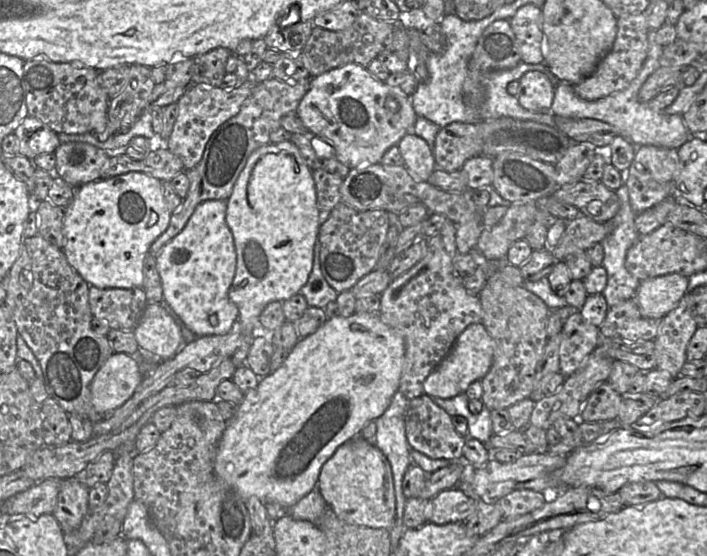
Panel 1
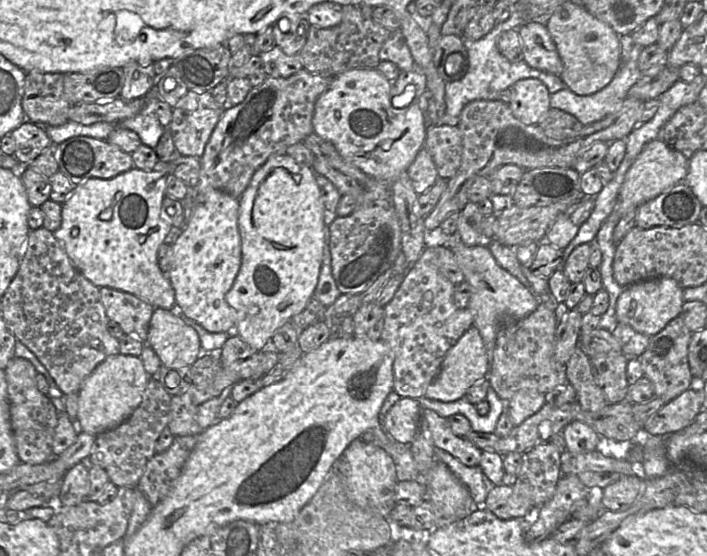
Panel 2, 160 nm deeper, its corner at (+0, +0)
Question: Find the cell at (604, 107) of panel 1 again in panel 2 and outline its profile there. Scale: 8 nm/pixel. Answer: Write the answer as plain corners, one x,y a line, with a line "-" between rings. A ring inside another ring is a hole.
634,44
627,61
624,61
612,81
602,90
587,96
580,96
569,88
556,91
550,95
550,108
557,108
576,117
584,126
600,121
621,109
630,88
641,78
638,58
642,47

